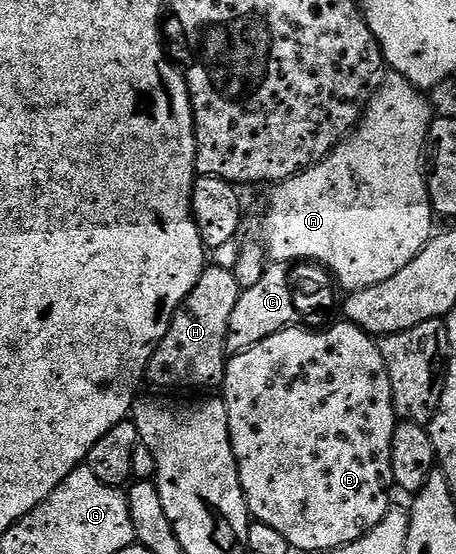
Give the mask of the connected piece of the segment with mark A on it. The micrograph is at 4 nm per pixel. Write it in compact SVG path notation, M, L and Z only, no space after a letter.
M390 71L365 108L361 123L314 168L283 180L272 189L265 208L263 247L273 262L316 262L335 277L346 293L387 282L424 250L434 235L435 213L429 201L423 161L435 111L422 89Z

